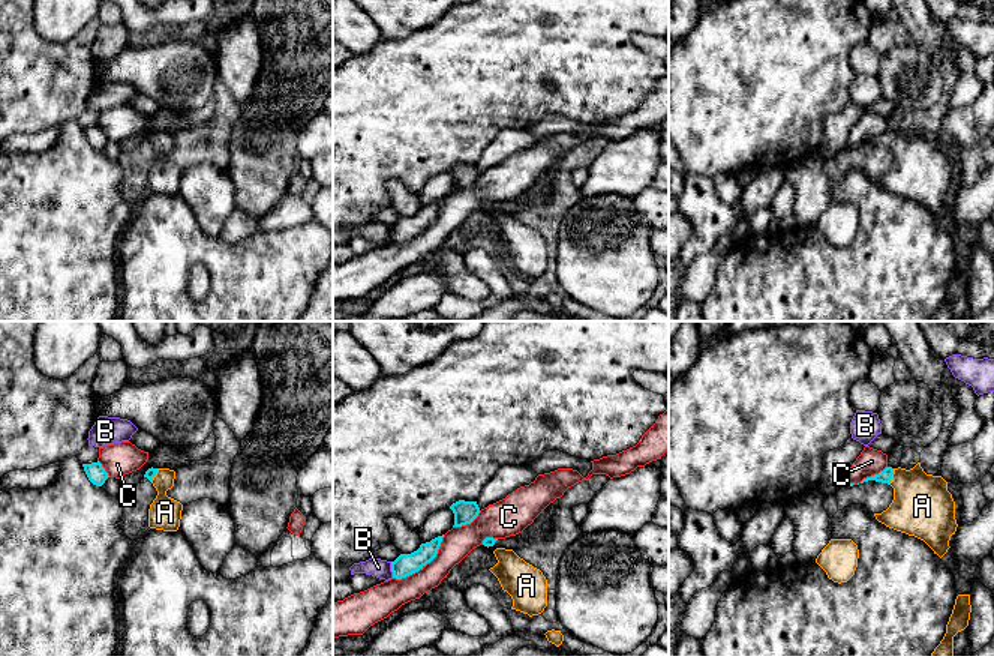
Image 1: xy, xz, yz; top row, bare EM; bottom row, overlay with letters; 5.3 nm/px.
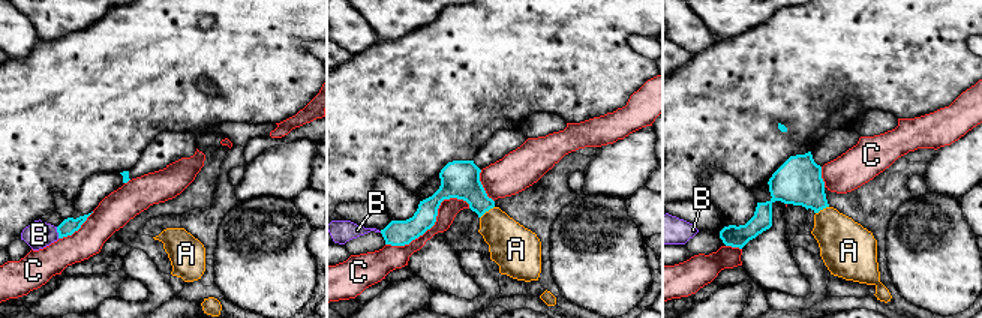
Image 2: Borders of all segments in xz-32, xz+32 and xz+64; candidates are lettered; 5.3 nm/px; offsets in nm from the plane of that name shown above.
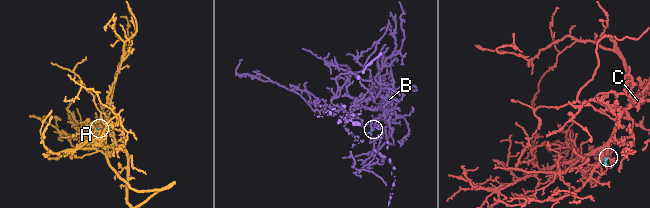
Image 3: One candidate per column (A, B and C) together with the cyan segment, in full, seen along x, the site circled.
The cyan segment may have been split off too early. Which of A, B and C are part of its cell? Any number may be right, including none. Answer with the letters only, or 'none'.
A

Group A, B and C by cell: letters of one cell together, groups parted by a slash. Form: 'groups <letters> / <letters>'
groups A / B / C

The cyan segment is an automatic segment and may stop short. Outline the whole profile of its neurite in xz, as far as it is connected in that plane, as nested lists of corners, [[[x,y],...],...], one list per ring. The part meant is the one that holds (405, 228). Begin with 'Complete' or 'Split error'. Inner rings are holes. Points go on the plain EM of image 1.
Complete. [[[444,198],[430,206],[421,207],[420,212],[411,218],[400,218],[394,225],[391,225],[393,242],[406,242],[430,227],[438,218],[442,201]]]

